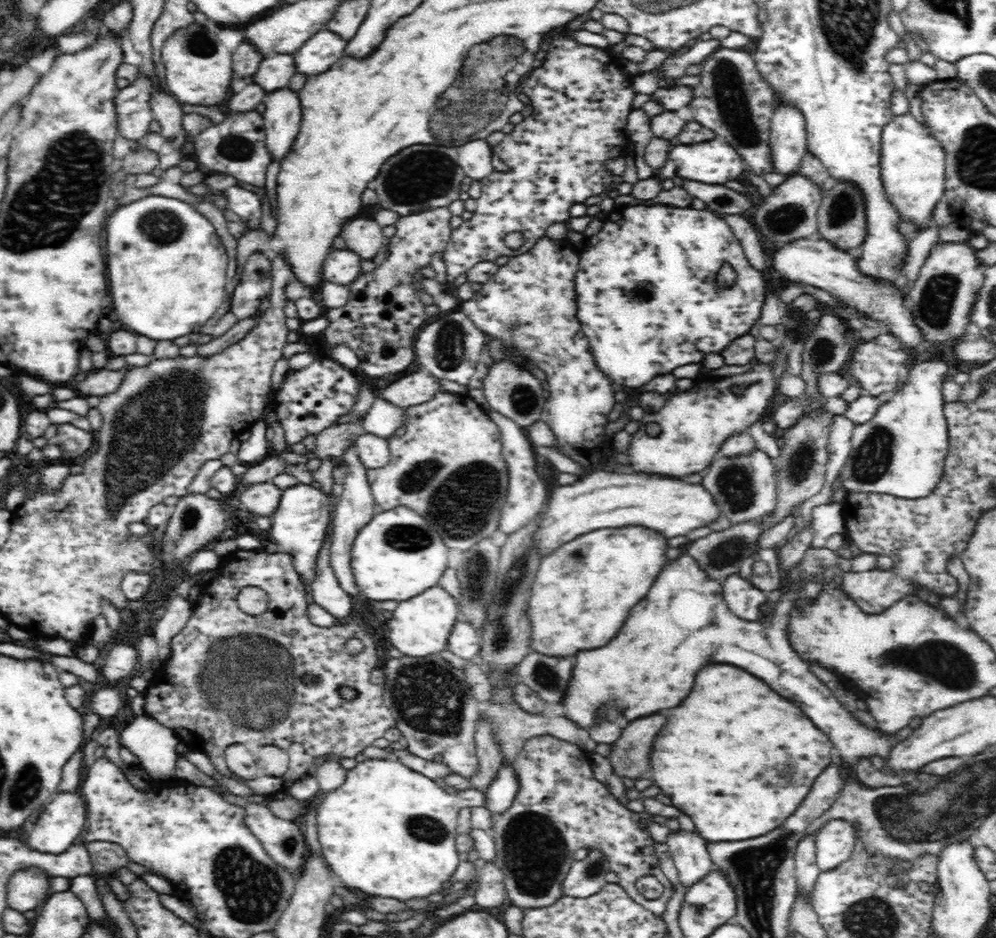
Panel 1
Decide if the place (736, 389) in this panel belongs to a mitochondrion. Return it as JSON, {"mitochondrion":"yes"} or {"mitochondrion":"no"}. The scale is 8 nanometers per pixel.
{"mitochondrion":"no"}

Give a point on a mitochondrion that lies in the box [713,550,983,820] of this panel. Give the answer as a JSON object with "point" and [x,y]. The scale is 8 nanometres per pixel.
{"point":[949,664]}

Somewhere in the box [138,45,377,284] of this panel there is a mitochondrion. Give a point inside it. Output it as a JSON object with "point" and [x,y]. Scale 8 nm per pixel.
{"point":[238,147]}

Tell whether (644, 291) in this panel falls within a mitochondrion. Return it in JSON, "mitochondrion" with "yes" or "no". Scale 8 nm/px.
{"mitochondrion":"yes"}

